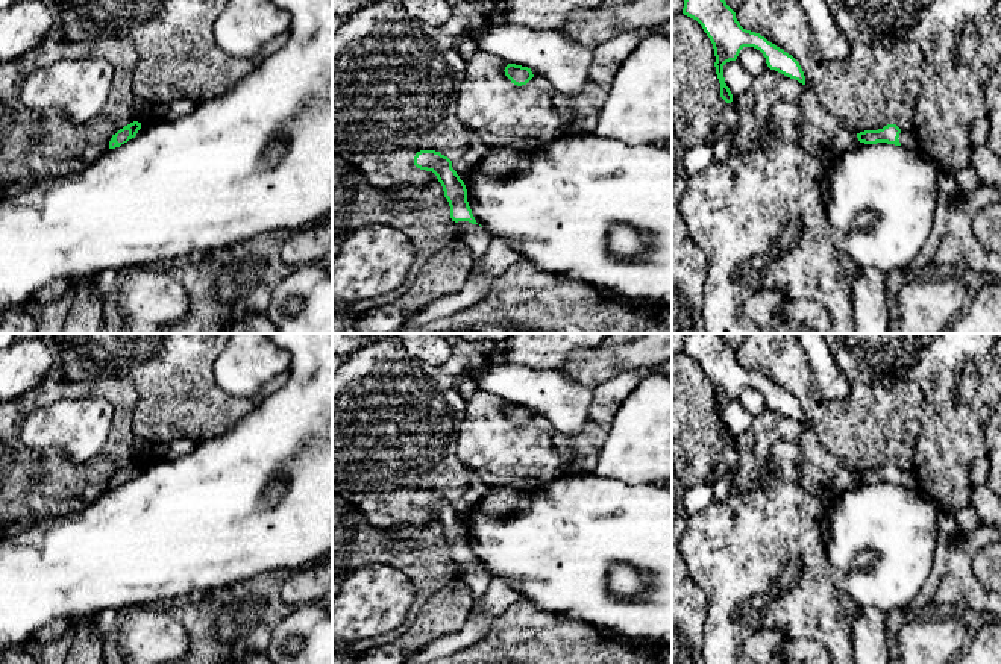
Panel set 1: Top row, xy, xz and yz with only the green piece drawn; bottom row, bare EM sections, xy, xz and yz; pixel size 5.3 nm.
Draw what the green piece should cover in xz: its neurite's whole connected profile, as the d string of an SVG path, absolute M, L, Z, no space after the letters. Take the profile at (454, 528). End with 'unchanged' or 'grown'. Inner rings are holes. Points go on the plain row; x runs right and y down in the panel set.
M420 490L414 496L414 505L437 515L450 546L450 558L458 564L458 578L467 584L473 600L481 602L493 578L476 562L467 541L466 525L452 508L452 500L440 491Z | grown

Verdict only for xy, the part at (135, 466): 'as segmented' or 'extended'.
extended

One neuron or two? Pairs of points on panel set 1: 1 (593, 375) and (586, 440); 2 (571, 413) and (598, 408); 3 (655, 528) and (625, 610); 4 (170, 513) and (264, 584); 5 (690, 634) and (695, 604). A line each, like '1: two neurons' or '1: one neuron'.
1: two neurons
2: two neurons
3: one neuron
4: two neurons
5: one neuron

